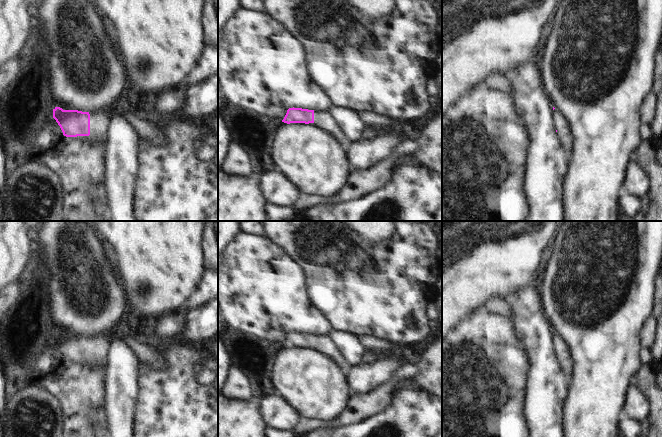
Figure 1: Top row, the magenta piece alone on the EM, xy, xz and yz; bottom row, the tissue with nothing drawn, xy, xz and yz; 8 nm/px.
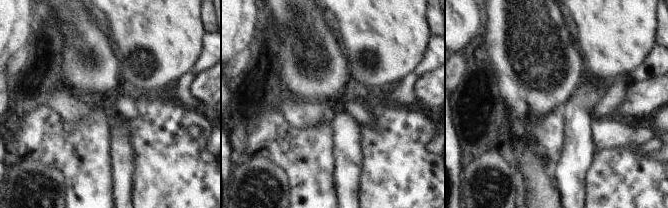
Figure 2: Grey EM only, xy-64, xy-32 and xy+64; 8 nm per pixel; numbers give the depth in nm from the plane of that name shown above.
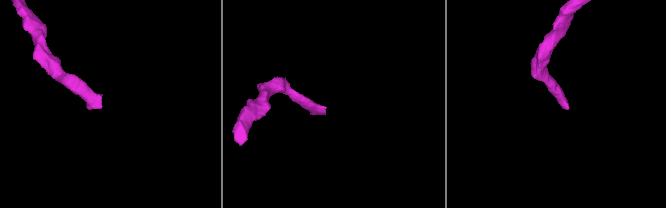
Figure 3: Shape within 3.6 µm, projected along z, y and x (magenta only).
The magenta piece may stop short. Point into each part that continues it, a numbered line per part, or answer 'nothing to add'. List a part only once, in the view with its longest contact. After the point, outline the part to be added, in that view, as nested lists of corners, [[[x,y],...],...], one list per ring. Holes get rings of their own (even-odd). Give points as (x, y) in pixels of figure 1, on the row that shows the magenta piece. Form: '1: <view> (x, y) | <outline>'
1: xy (100, 121) | [[[95,111],[90,114],[90,135],[77,136],[75,138],[87,142],[109,142],[109,129],[111,123],[111,111]]]

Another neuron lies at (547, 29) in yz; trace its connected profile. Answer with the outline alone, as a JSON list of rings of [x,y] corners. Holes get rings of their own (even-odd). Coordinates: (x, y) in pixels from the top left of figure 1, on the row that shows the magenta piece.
[[[553,12],[549,16],[549,19],[547,23],[545,24],[545,26],[542,28],[540,43],[536,49],[538,58],[544,53],[544,45],[546,43],[546,39],[552,32],[554,18],[555,18],[555,14]]]

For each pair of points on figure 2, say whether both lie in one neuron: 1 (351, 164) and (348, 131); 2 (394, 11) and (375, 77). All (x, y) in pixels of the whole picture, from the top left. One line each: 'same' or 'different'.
1: same
2: same

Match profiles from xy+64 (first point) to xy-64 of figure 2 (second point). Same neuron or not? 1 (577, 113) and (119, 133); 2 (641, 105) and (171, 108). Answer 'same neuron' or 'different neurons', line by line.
1: same neuron
2: different neurons

